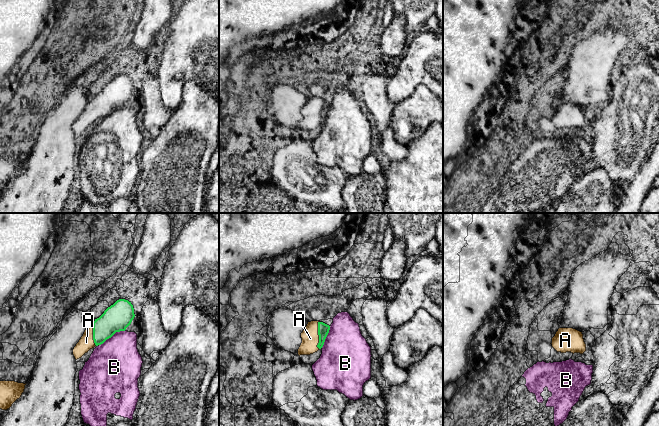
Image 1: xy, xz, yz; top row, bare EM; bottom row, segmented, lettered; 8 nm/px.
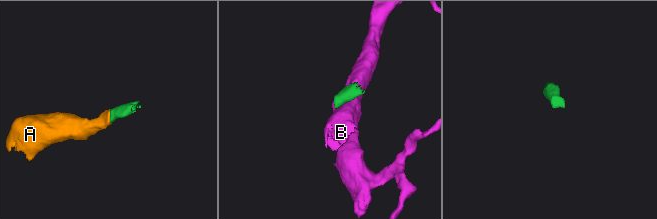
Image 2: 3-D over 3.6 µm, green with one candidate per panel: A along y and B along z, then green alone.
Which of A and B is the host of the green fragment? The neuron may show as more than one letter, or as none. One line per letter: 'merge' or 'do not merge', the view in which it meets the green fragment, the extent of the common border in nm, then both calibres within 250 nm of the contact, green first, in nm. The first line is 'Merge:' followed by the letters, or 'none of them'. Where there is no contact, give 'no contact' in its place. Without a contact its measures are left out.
Merge: A
A: merge; contact in xz; length 220 nm; calibres 100 and 140 nm
B: do not merge; contact in xy; length 260 nm; calibres 220 and 420 nm

